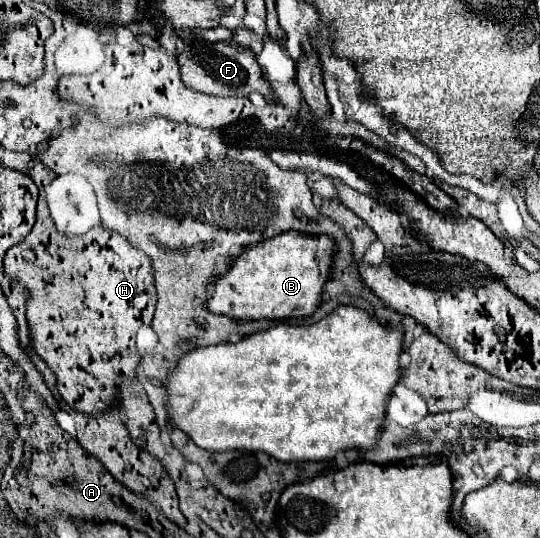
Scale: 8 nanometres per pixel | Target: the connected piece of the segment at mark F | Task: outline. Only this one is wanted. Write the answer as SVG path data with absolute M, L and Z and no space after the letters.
M187 41L179 53L181 65L181 79L187 87L211 95L249 95L253 91L261 93L263 97L271 97L273 91L267 79L261 73L261 67L255 59L255 53L249 49L233 47L227 43L207 43L207 41Z

